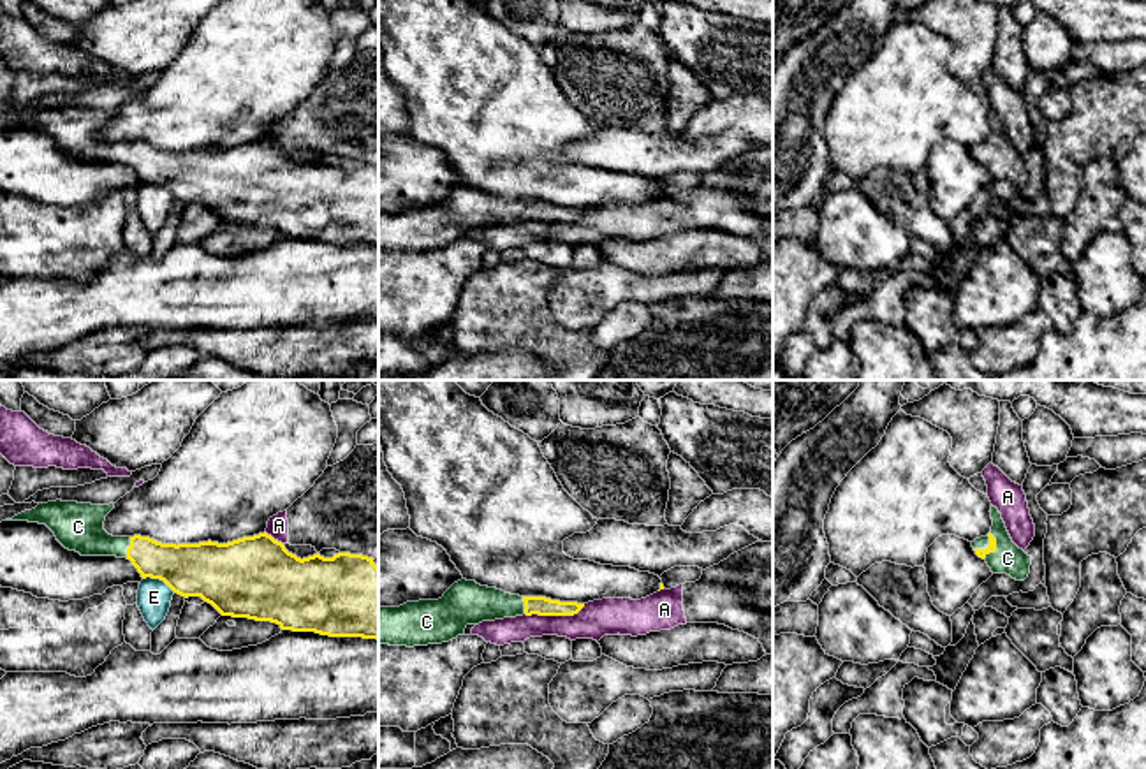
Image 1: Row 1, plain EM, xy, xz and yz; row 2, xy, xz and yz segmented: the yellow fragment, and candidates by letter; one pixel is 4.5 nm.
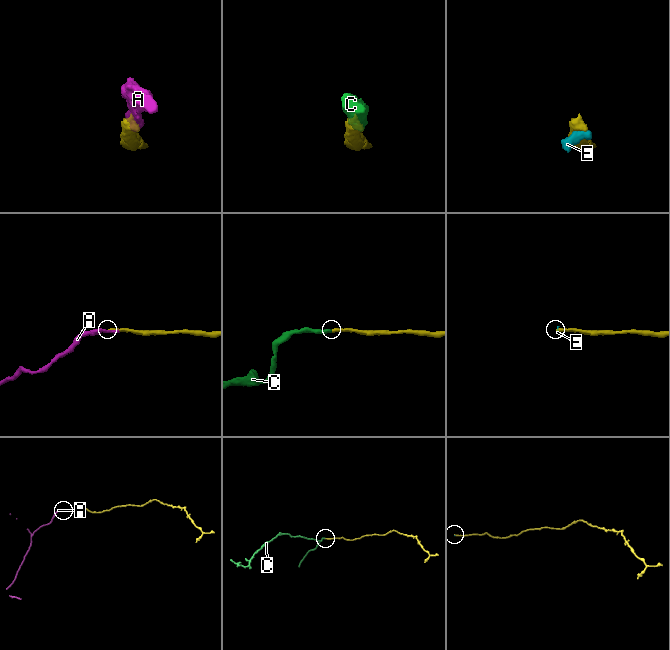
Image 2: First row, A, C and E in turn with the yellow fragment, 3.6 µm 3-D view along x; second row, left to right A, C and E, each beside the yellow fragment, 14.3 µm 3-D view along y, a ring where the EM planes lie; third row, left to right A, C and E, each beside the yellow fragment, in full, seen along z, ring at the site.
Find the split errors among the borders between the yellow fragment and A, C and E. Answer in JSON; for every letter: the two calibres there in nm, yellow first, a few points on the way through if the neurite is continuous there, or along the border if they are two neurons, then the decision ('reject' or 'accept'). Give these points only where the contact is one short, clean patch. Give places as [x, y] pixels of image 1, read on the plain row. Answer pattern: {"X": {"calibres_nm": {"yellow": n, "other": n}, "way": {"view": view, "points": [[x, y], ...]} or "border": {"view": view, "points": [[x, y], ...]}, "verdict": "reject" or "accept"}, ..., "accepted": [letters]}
{"A": {"calibres_nm": {"yellow": 90, "other": 180}, "verdict": "reject"}, "C": {"calibres_nm": {"yellow": 50, "other": 140}, "verdict": "accept"}, "E": {"calibres_nm": {"yellow": 260, "other": 160}, "border": {"view": "xy", "points": [[143, 183], [159, 183], [175, 197]]}, "verdict": "reject"}, "accepted": ["C"]}

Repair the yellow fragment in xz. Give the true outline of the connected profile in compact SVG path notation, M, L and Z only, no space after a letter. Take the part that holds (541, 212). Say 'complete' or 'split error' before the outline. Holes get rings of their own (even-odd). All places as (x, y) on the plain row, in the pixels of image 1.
split error; M475 187L454 188L438 206L407 208L378 213L378 250L428 252L465 239L468 231L516 222L574 222L584 209L546 202L519 202Z

